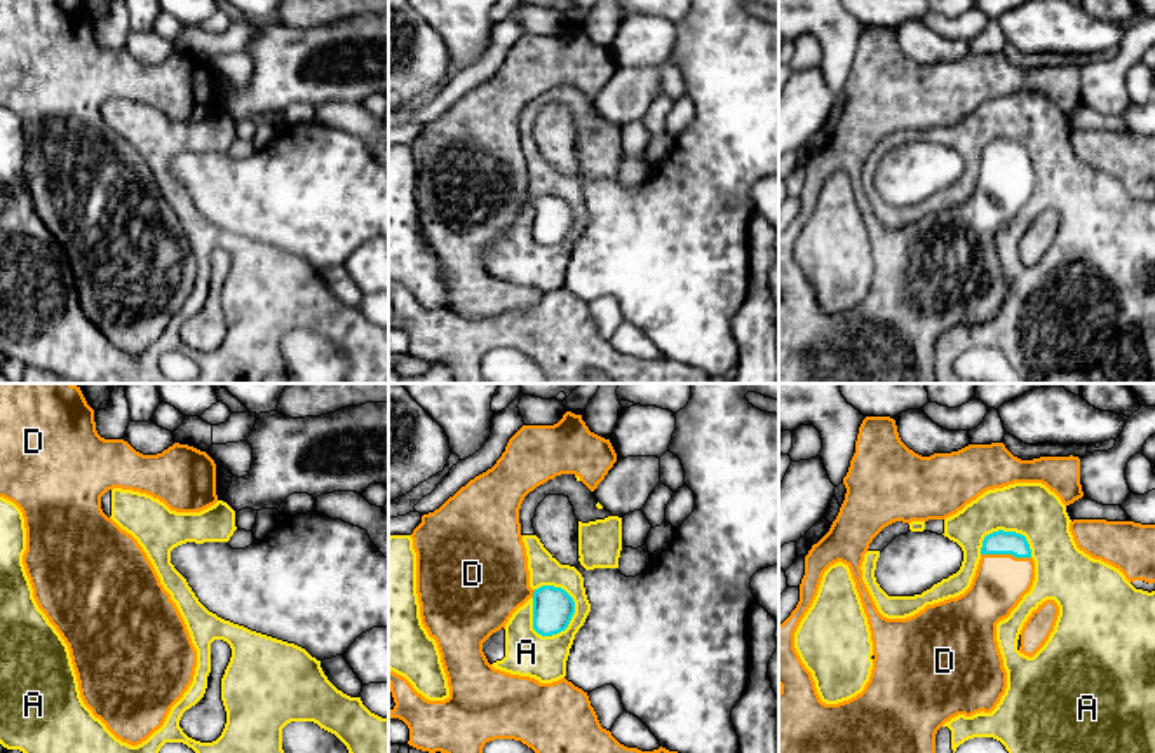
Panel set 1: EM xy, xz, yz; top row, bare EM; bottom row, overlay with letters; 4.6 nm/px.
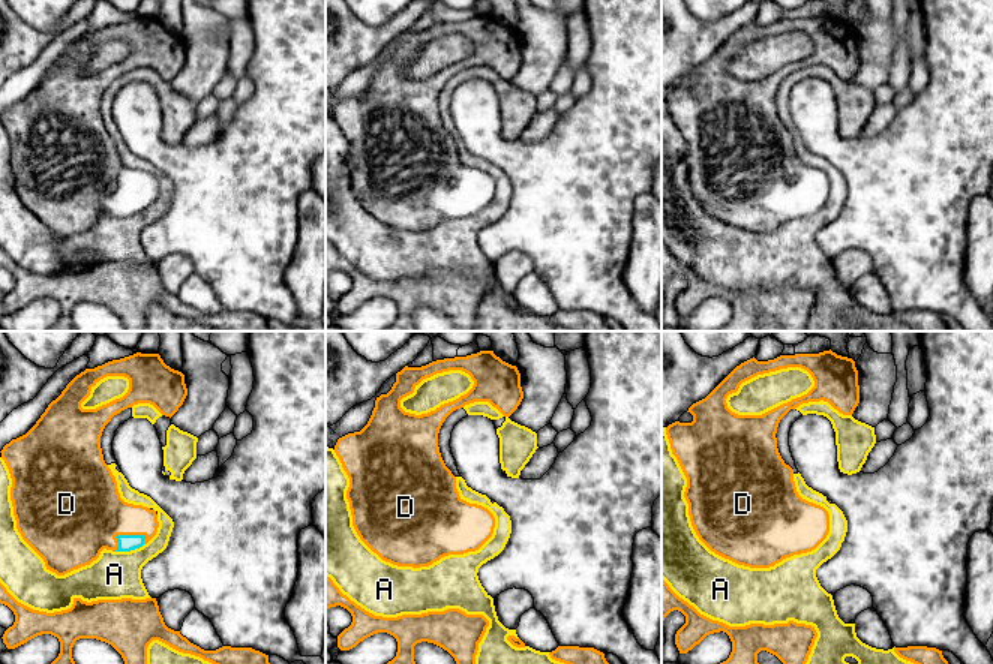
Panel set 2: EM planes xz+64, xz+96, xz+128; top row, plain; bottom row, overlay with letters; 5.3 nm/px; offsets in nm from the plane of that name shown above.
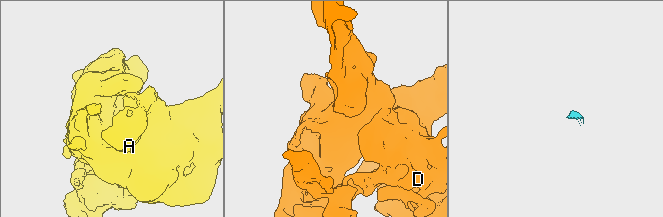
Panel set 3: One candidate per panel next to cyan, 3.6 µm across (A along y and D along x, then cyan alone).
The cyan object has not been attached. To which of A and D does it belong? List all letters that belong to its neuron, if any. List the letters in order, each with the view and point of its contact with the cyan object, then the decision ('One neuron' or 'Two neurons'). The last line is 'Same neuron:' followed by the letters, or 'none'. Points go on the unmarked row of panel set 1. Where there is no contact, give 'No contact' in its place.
A: Touches cyan at xz (570, 206). Two neurons
D: Touches cyan at yz (1006, 162). One neuron
Same neuron: D

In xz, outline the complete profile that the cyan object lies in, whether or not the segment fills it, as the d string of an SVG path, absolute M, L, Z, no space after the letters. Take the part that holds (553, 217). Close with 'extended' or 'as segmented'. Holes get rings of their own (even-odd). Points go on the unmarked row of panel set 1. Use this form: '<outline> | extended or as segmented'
M566 21L554 35L523 35L491 78L470 89L439 119L423 124L413 139L420 227L437 253L449 307L429 310L404 286L388 279L395 312L388 326L408 335L409 356L449 364L455 383L491 383L483 376L481 364L484 354L495 349L514 349L531 357L542 368L545 383L589 383L592 371L611 383L713 383L707 373L662 356L641 361L620 354L601 336L587 302L566 288L540 293L495 279L483 261L483 253L505 239L512 223L530 207L538 244L552 246L568 237L575 223L573 207L554 195L530 197L519 119L530 101L561 84L578 85L594 101L615 71L610 49L591 42L582 24Z | extended

